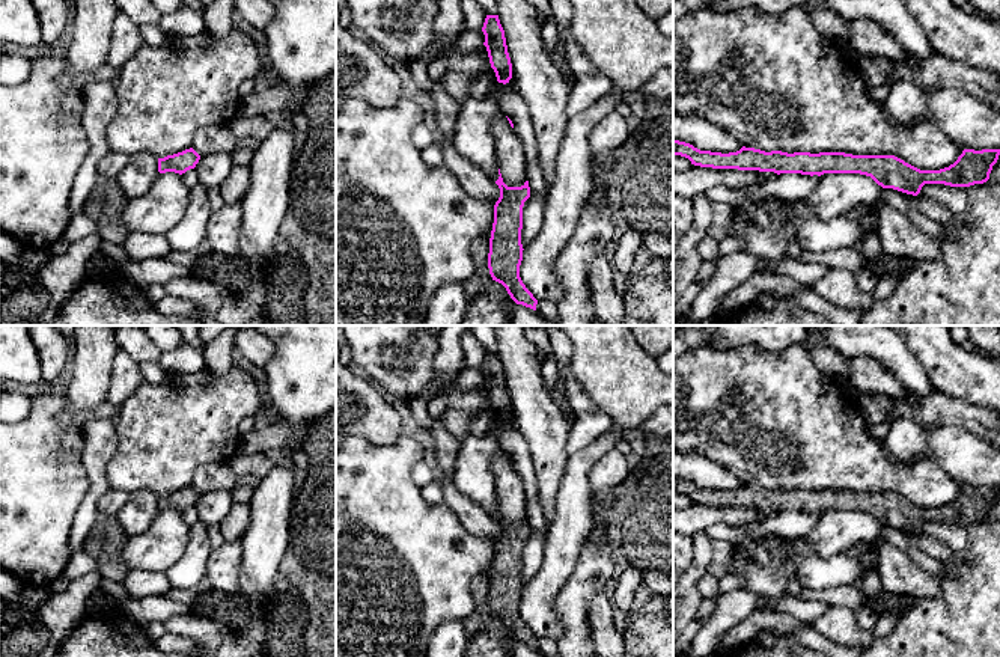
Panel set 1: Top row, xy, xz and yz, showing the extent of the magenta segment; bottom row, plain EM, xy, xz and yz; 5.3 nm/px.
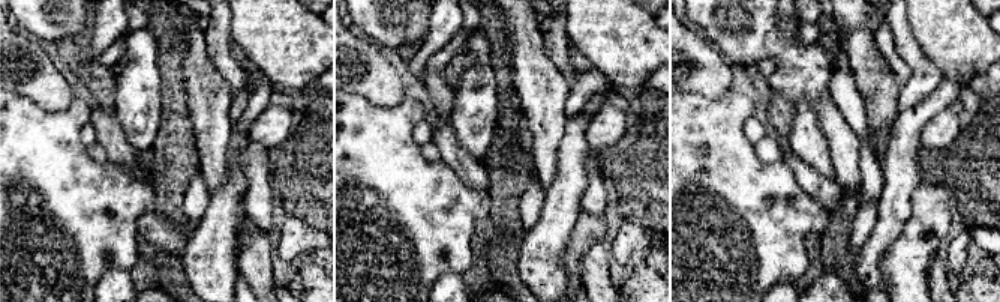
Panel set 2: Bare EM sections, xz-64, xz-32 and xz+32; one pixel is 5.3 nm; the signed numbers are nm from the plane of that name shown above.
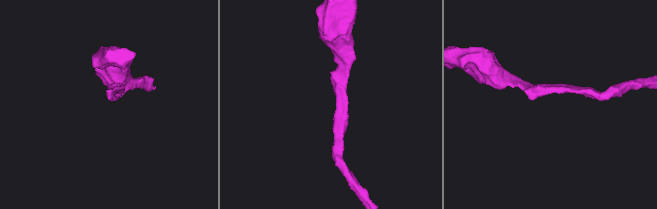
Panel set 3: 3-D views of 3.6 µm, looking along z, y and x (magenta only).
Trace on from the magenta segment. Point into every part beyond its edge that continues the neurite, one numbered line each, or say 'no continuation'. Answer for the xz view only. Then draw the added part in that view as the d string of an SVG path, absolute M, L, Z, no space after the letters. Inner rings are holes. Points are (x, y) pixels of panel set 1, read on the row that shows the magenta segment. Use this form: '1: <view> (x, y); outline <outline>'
no continuation

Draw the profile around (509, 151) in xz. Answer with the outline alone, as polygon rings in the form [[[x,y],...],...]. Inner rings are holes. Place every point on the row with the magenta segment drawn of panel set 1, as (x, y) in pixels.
[[[495,112],[491,122],[491,134],[495,142],[495,158],[508,187],[521,187],[526,178],[526,154],[518,134],[511,127],[503,112]]]

